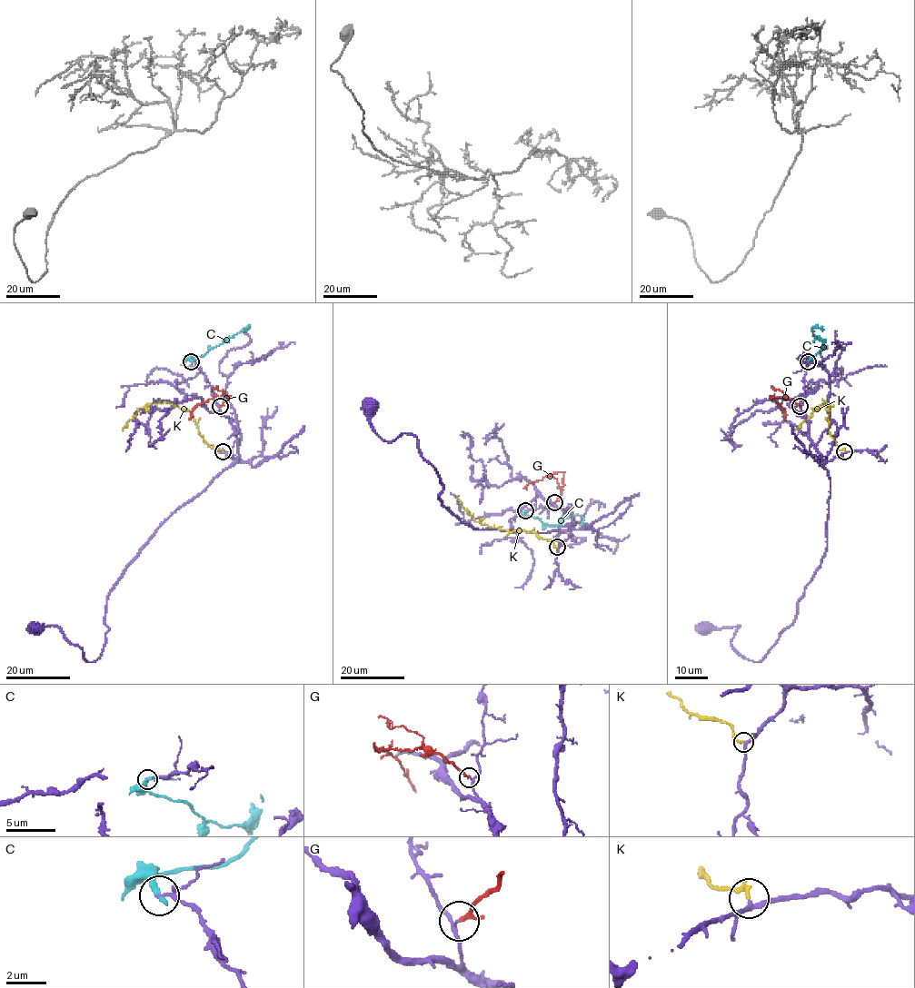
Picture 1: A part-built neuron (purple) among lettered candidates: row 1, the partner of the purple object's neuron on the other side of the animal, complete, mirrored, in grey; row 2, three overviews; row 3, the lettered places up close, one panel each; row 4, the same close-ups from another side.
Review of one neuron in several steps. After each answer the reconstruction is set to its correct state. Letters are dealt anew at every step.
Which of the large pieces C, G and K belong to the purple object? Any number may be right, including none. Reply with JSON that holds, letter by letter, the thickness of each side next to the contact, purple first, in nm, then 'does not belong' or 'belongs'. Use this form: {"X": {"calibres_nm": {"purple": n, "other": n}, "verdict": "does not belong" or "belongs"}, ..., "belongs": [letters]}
{"C": {"calibres_nm": {"purple": 150, "other": 340}, "verdict": "does not belong"}, "G": {"calibres_nm": {"purple": 150, "other": 160}, "verdict": "does not belong"}, "K": {"calibres_nm": {"purple": 220, "other": 200}, "verdict": "belongs"}, "belongs": ["K"]}

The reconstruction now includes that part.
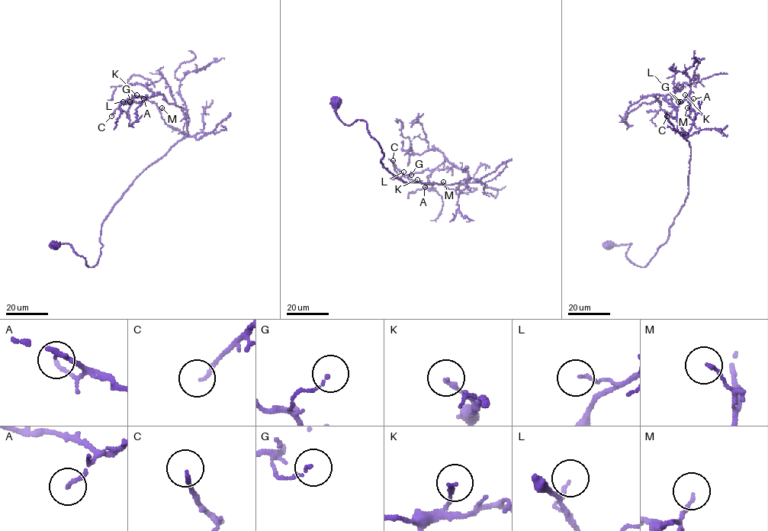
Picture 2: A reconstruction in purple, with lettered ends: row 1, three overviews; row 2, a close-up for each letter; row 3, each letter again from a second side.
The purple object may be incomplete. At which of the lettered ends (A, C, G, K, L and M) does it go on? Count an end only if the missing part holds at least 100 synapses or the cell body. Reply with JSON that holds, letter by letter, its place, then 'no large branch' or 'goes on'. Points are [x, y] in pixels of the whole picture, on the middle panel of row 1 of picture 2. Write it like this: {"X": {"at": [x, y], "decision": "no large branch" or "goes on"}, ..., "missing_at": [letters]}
{"A": {"at": [425, 187], "decision": "no large branch"}, "C": {"at": [393, 160], "decision": "no large branch"}, "G": {"at": [411, 175], "decision": "no large branch"}, "K": {"at": [417, 179], "decision": "no large branch"}, "L": {"at": [403, 172], "decision": "no large branch"}, "M": {"at": [443, 181], "decision": "no large branch"}, "missing_at": []}

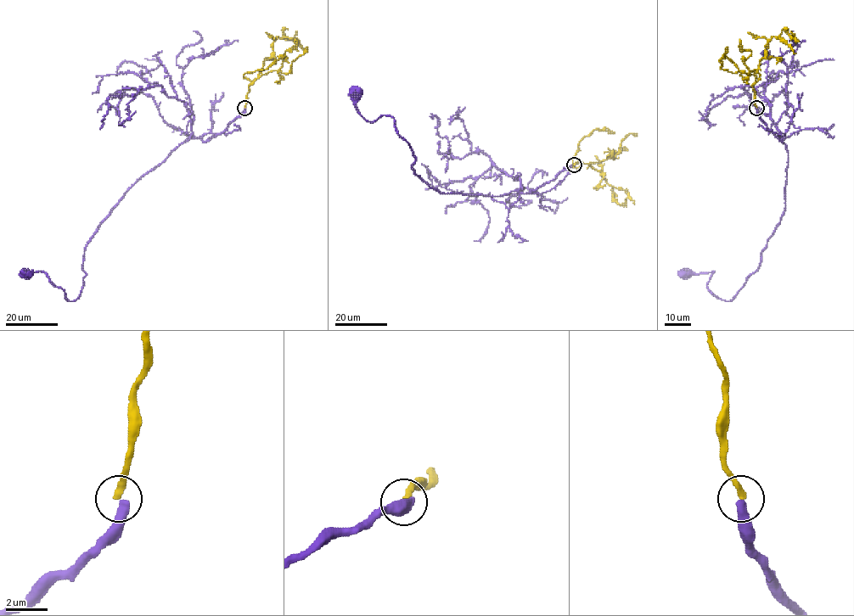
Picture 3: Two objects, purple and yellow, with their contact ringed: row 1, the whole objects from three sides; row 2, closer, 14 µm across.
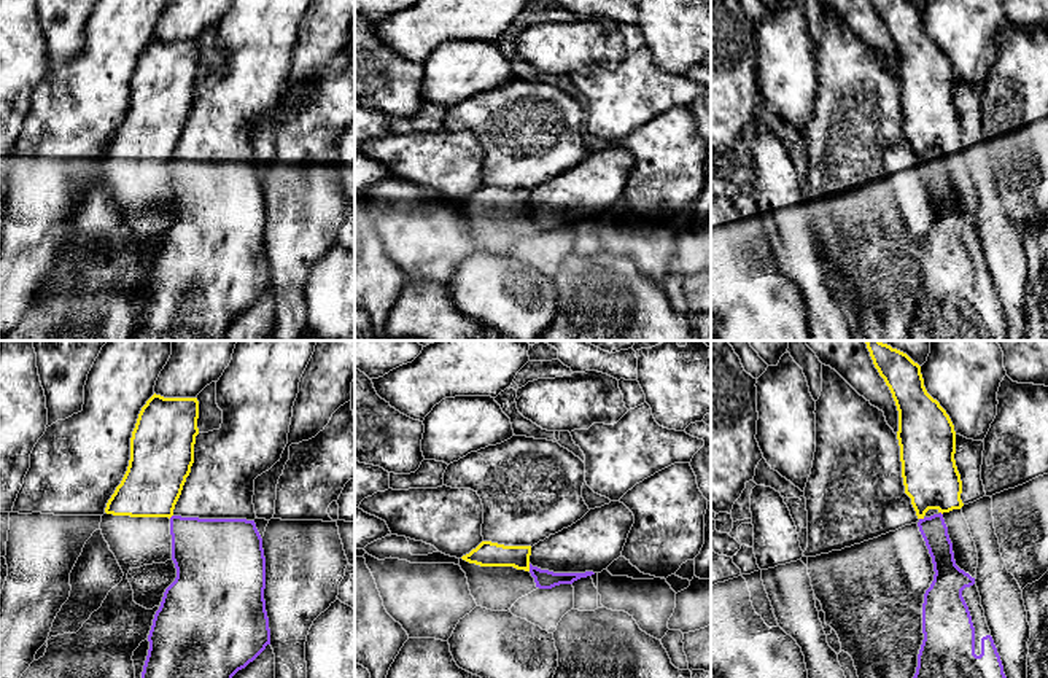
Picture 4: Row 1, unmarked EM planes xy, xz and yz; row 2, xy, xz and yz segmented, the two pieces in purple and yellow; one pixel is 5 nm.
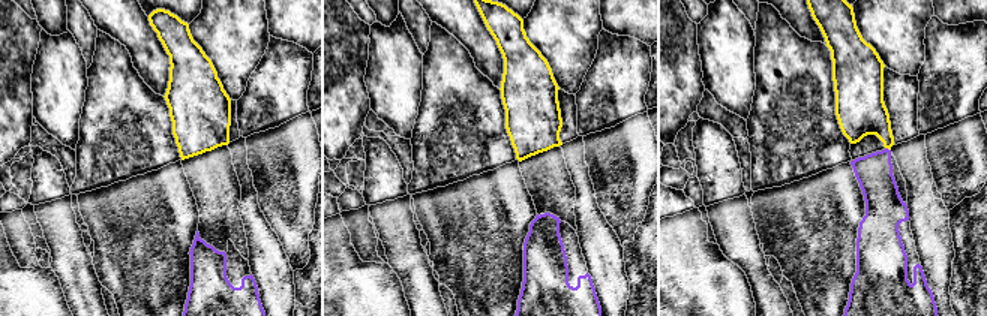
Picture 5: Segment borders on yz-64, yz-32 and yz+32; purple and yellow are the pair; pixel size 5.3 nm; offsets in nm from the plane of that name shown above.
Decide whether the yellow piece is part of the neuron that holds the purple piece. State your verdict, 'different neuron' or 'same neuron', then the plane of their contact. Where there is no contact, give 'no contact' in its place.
different neuron; contact in xz

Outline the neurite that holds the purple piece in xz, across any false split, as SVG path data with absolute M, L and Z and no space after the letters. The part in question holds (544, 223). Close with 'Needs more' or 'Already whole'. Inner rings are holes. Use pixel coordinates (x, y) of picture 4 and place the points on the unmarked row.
M620 145L590 153L580 164L531 191L536 231L552 232L606 213L622 201L633 156Z. Needs more

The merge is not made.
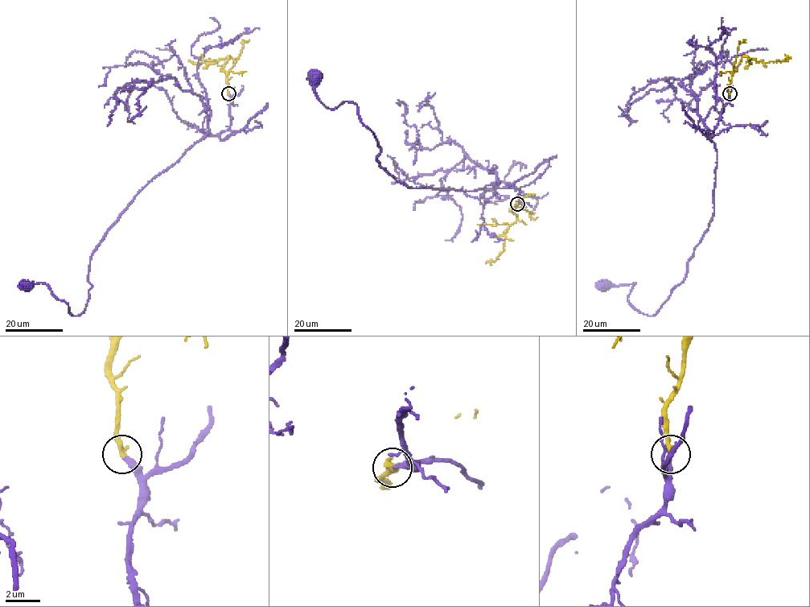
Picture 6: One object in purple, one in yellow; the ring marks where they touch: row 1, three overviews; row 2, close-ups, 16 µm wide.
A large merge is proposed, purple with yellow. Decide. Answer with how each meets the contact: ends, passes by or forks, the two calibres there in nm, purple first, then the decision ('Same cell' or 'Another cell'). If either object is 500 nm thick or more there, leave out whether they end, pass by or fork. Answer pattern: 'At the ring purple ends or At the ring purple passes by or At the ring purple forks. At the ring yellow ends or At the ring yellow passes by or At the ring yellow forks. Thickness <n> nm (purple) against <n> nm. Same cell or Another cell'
At the ring purple ends. At the ring yellow ends. Thickness 280 nm (purple) against 280 nm. Same cell

